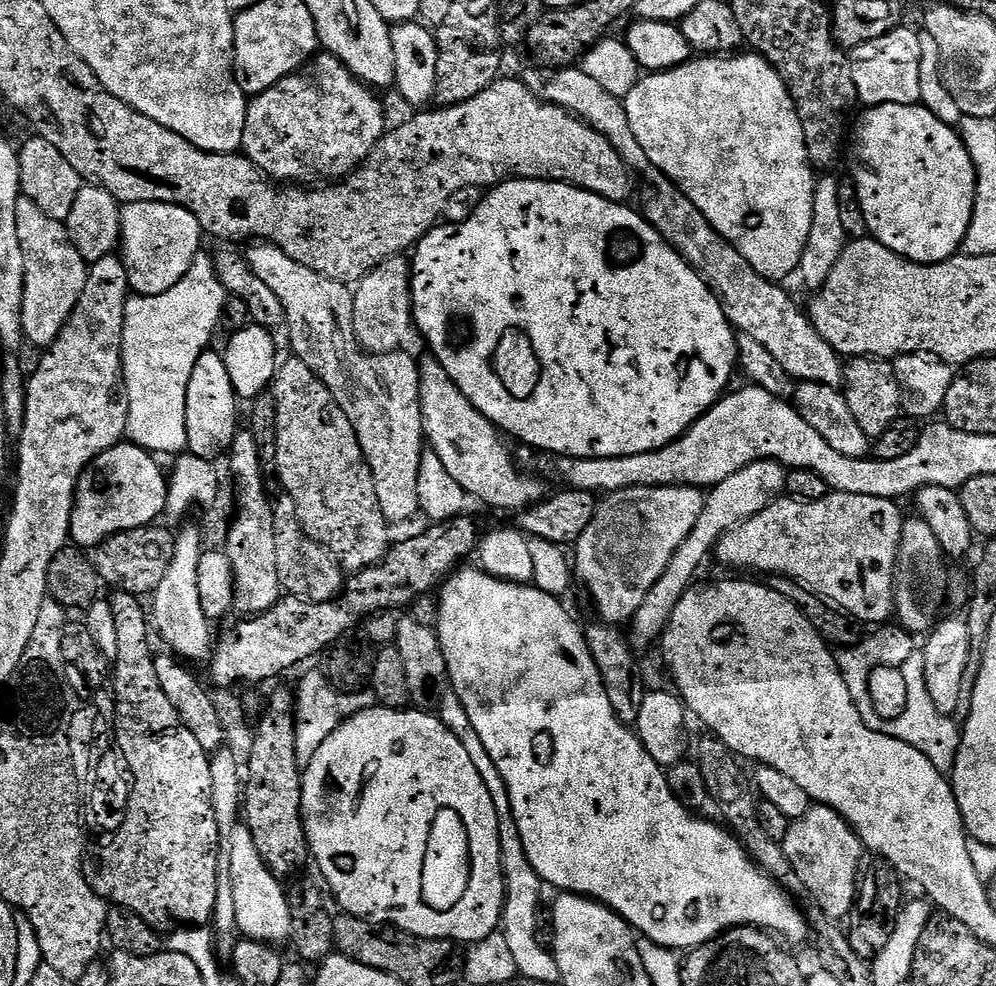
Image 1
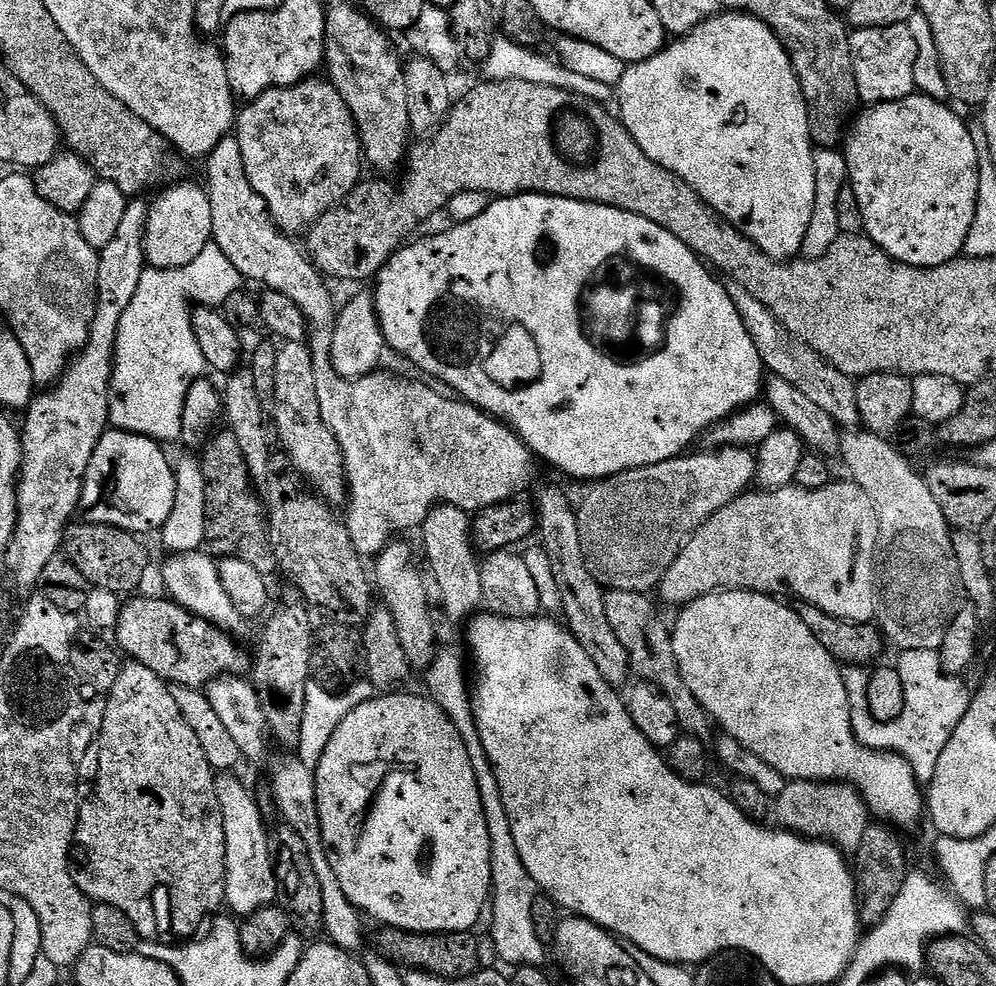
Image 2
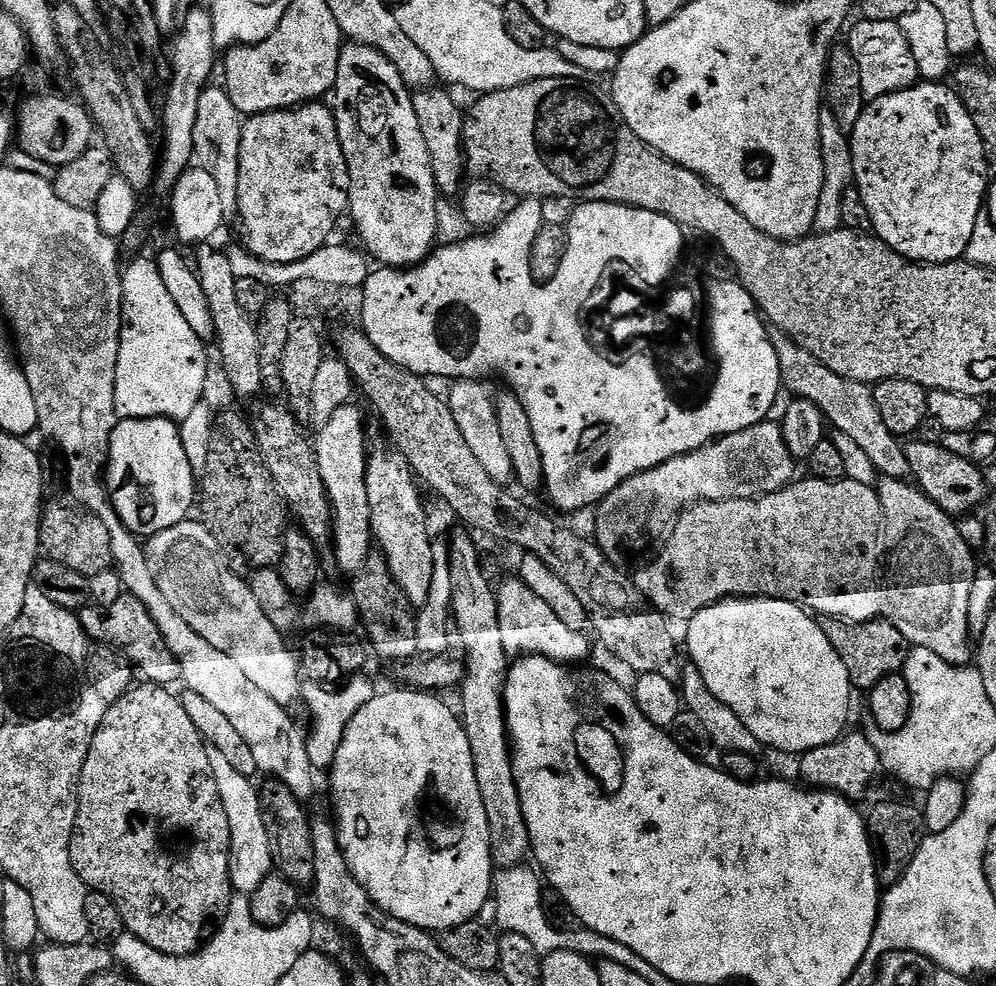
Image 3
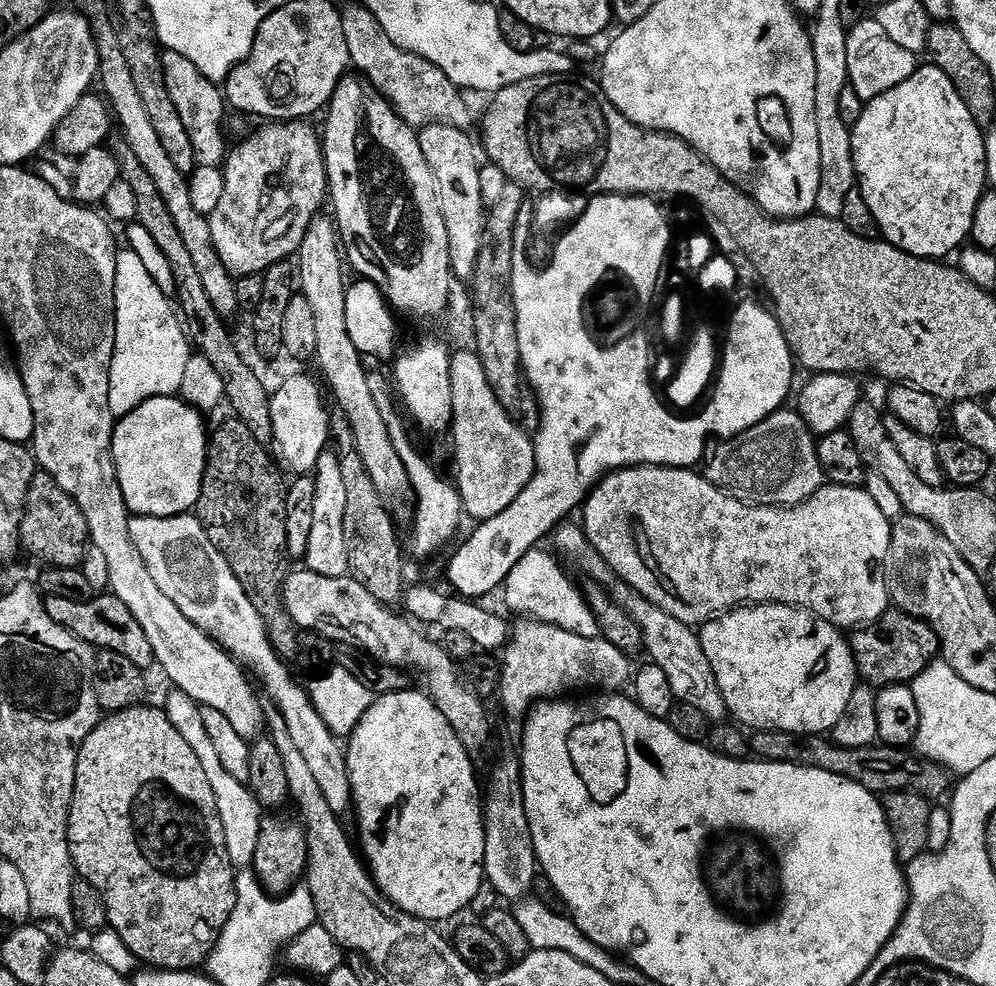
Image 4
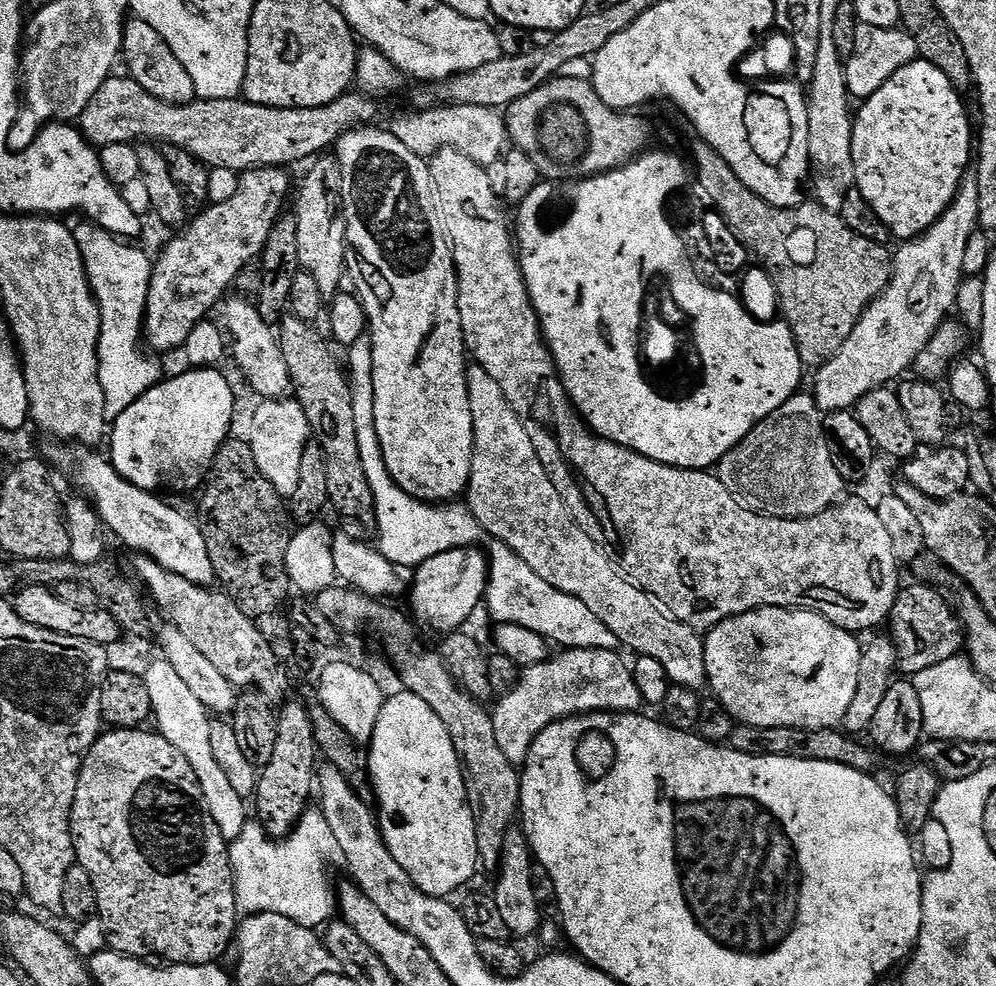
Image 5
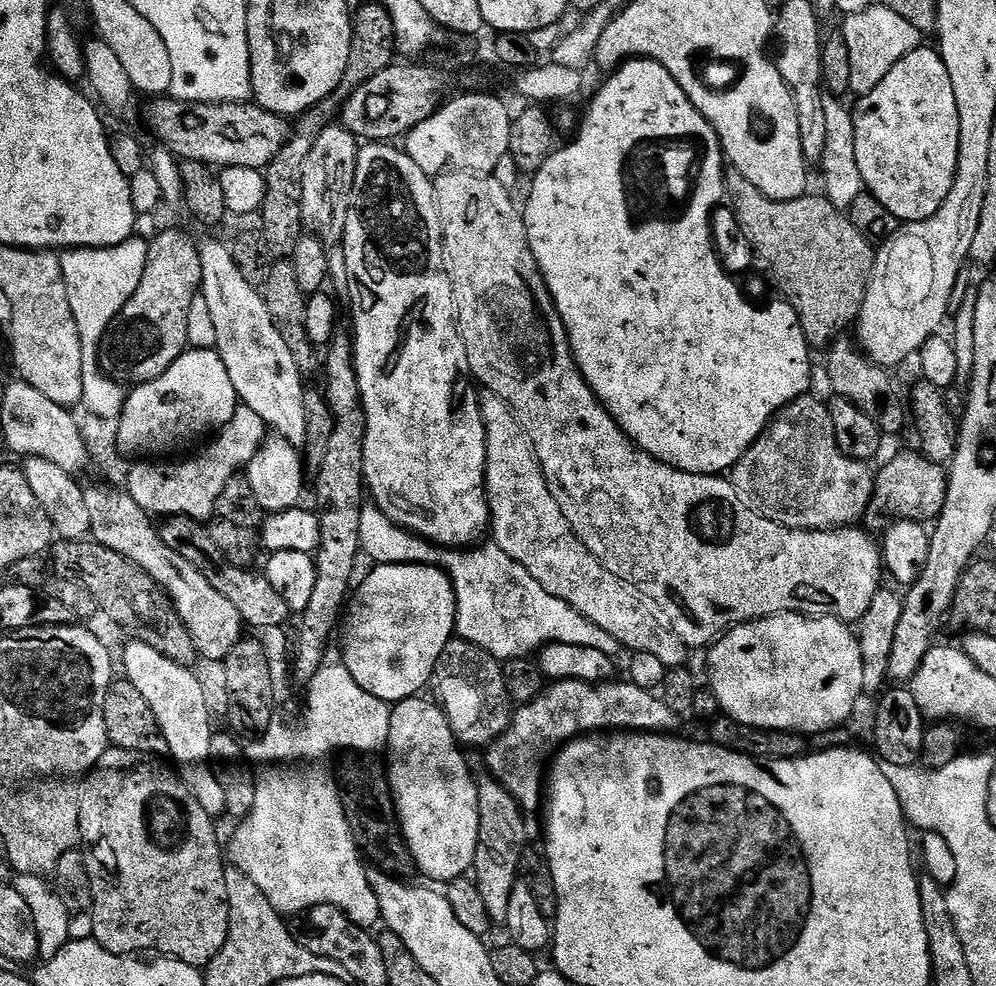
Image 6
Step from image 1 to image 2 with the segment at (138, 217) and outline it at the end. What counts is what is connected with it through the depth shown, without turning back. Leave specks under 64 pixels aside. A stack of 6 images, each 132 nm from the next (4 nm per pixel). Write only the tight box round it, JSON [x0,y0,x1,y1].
[144,184,212,268]

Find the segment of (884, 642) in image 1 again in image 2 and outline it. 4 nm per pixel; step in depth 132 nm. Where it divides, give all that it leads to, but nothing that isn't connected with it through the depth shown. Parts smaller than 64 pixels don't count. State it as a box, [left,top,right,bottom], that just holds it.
[841,650,973,786]

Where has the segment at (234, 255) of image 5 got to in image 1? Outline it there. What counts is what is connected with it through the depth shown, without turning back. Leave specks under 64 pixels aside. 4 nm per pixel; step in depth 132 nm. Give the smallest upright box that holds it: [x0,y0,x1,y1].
[243,54,386,186]

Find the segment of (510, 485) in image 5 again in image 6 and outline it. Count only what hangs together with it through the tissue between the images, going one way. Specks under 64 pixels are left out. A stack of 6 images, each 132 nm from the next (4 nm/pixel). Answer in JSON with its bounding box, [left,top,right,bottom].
[480,390,690,670]

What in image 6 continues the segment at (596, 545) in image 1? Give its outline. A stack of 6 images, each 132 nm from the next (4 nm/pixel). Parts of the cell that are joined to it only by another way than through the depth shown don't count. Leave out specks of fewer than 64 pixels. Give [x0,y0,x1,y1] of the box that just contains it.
[730,394,876,530]

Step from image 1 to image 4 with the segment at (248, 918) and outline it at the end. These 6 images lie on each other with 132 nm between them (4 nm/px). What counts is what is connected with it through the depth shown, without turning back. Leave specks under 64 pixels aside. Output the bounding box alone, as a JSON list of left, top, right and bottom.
[166,690,262,869]

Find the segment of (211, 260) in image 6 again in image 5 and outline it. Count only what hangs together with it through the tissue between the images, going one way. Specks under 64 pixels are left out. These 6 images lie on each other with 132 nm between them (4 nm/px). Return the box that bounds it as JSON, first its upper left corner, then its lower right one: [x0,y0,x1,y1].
[226,298,289,398]

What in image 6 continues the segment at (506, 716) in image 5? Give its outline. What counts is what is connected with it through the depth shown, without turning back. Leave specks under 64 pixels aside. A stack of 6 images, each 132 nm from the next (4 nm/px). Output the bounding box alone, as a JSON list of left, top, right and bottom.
[486,680,678,814]

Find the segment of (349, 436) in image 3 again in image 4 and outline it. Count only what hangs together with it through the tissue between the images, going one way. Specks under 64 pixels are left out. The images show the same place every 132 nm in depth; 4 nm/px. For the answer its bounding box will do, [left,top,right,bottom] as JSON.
[303,450,349,578]

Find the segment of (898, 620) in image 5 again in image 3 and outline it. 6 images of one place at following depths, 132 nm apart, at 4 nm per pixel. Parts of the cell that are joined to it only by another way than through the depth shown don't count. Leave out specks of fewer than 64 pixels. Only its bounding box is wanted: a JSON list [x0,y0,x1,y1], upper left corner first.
[818,616,910,690]

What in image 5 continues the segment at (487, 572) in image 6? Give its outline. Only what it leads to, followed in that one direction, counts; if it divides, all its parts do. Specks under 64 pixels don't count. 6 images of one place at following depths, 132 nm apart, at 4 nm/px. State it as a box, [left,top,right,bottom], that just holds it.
[346,334,621,651]

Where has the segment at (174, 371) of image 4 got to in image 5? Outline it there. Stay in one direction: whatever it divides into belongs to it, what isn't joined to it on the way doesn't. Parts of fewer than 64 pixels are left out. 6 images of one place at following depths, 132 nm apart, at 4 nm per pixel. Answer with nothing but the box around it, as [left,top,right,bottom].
[74,222,162,422]

